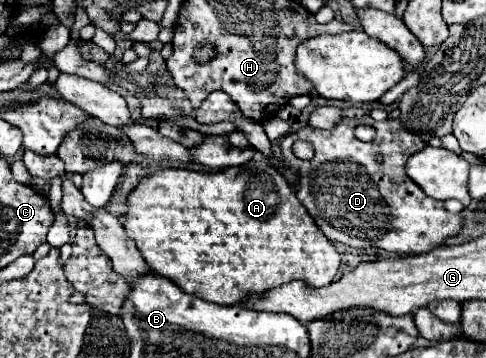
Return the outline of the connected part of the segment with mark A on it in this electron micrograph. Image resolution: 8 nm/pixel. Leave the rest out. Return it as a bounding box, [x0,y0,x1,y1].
[122,167,340,305]

